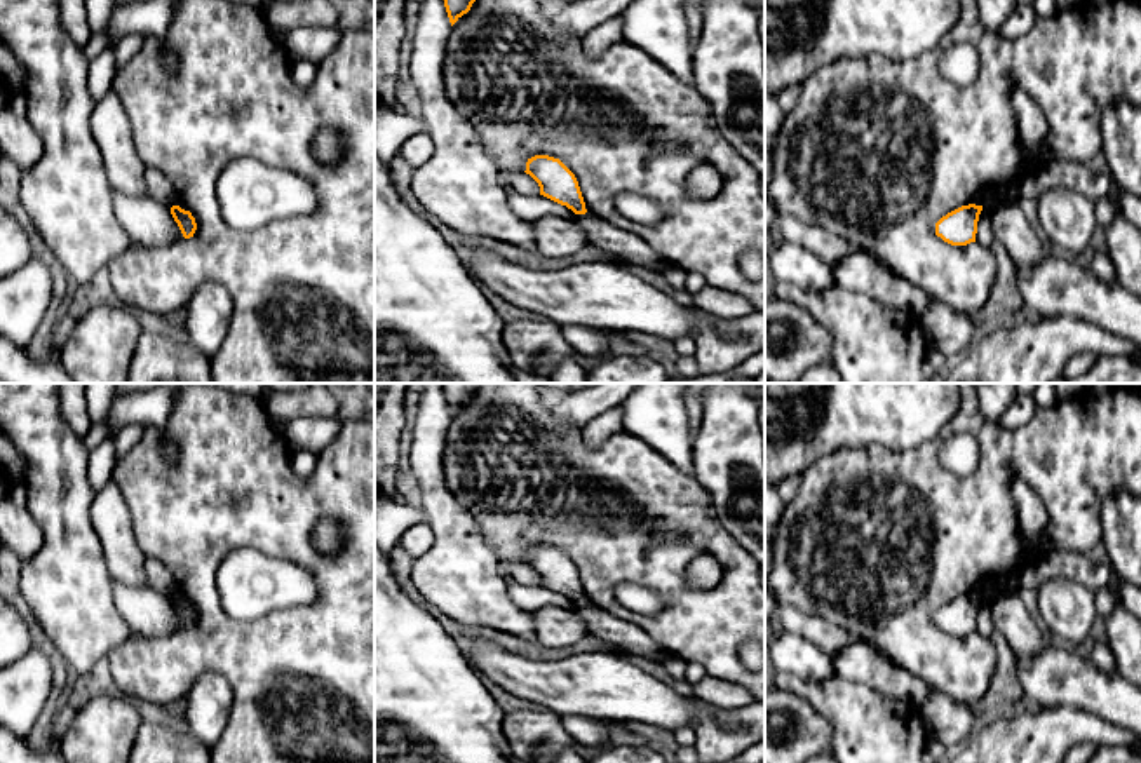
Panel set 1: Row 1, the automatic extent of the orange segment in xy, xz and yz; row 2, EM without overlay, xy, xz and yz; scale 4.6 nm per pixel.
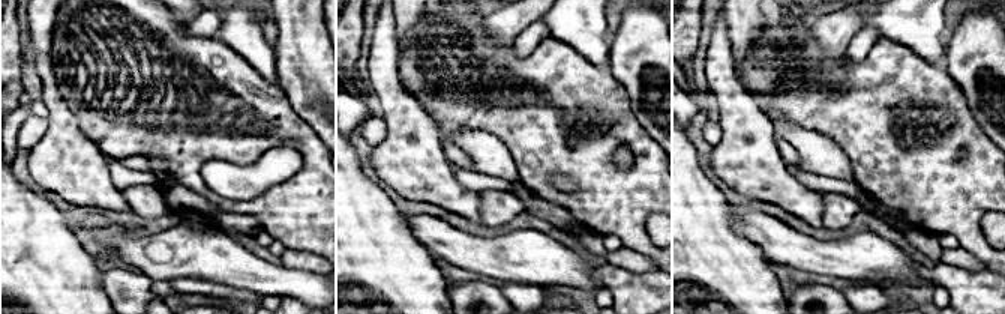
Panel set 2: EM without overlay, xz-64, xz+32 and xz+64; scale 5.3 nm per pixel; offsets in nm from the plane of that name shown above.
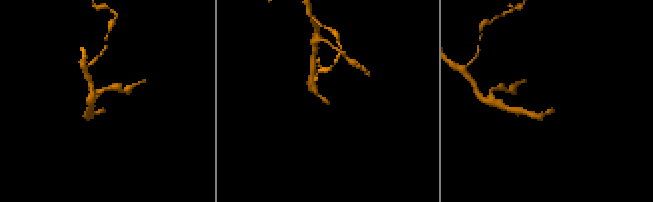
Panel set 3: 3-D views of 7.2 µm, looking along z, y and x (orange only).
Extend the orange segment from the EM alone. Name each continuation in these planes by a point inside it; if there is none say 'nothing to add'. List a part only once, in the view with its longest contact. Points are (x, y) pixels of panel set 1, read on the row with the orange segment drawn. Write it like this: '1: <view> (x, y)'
nothing to add

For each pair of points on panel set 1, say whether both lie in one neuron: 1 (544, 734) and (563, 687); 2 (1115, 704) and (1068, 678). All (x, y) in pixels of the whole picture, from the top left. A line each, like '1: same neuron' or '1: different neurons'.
1: different neurons
2: same neuron

